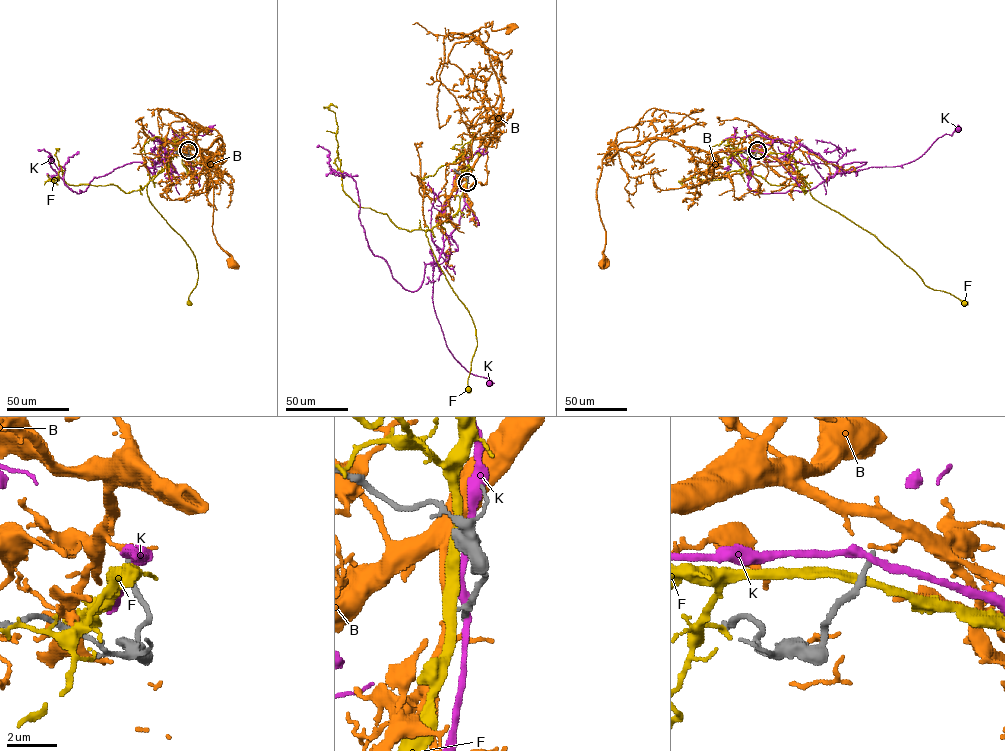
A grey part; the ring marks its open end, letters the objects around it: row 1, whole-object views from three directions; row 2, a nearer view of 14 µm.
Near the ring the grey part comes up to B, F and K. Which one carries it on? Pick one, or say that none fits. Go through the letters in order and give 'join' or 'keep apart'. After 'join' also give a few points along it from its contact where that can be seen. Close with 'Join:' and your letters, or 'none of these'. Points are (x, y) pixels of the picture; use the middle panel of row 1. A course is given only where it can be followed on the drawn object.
B: keep apart
F: keep apart
K: keep apart
Join: none of these

